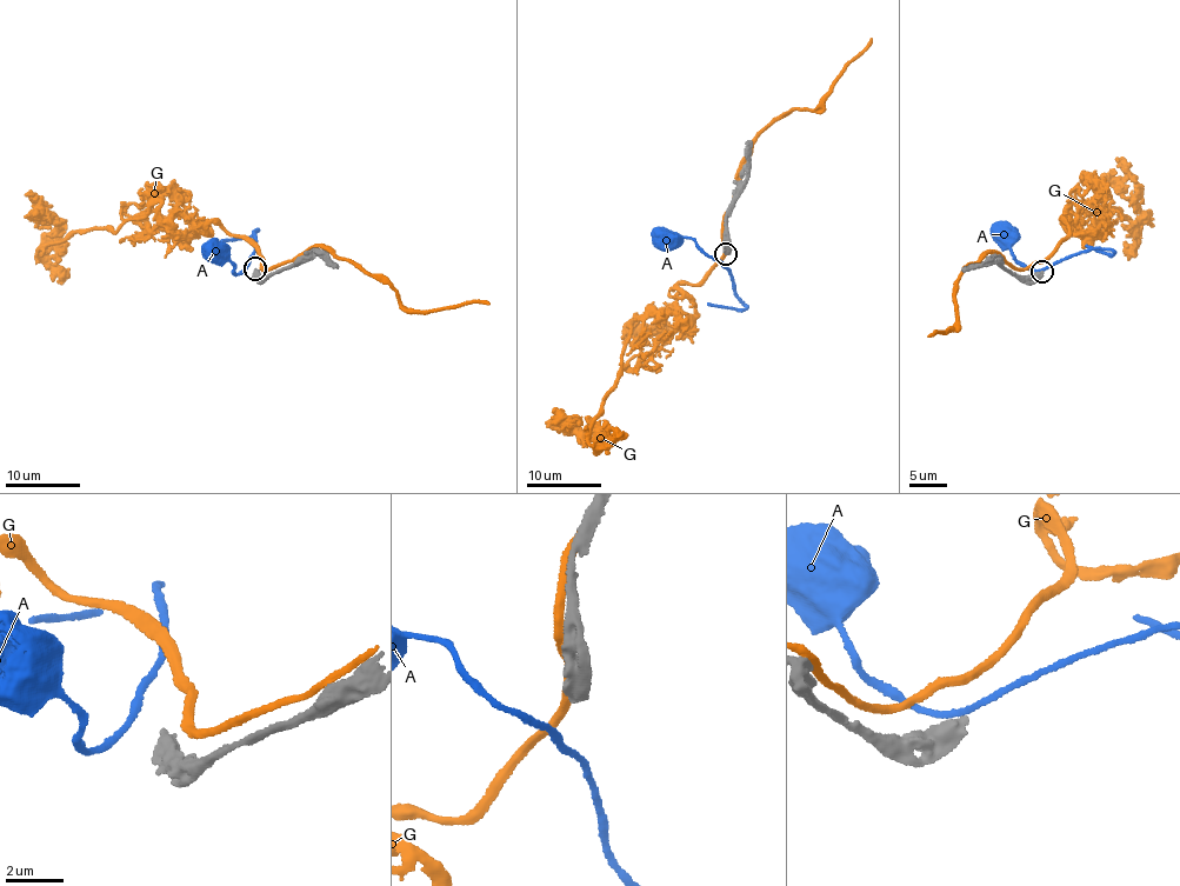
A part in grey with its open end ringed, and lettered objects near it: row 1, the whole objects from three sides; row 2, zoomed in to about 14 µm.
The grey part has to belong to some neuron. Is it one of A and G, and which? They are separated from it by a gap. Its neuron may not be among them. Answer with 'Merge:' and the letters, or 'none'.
Merge: none

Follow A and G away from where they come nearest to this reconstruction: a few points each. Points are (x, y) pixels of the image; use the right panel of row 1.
A: (1048, 267), (1091, 248), (1114, 252), (1085, 246)
G: (1042, 262), (1074, 219), (1074, 190), (1092, 212), (1146, 217), (1139, 186), (1100, 178)

